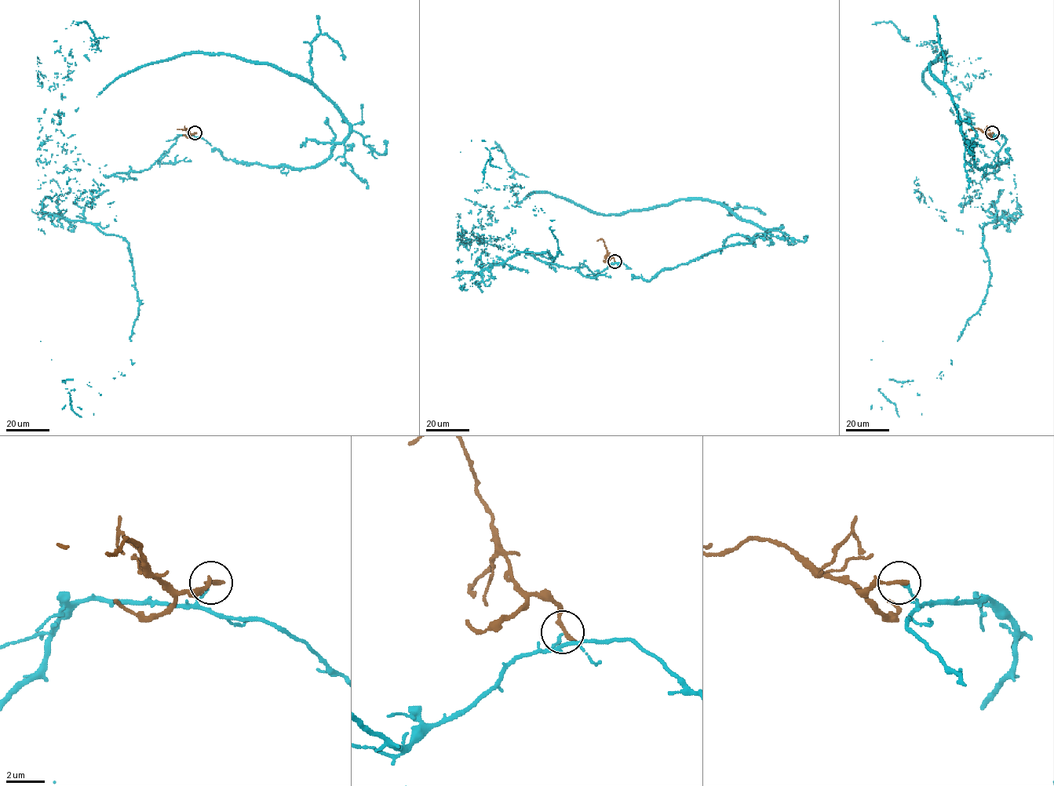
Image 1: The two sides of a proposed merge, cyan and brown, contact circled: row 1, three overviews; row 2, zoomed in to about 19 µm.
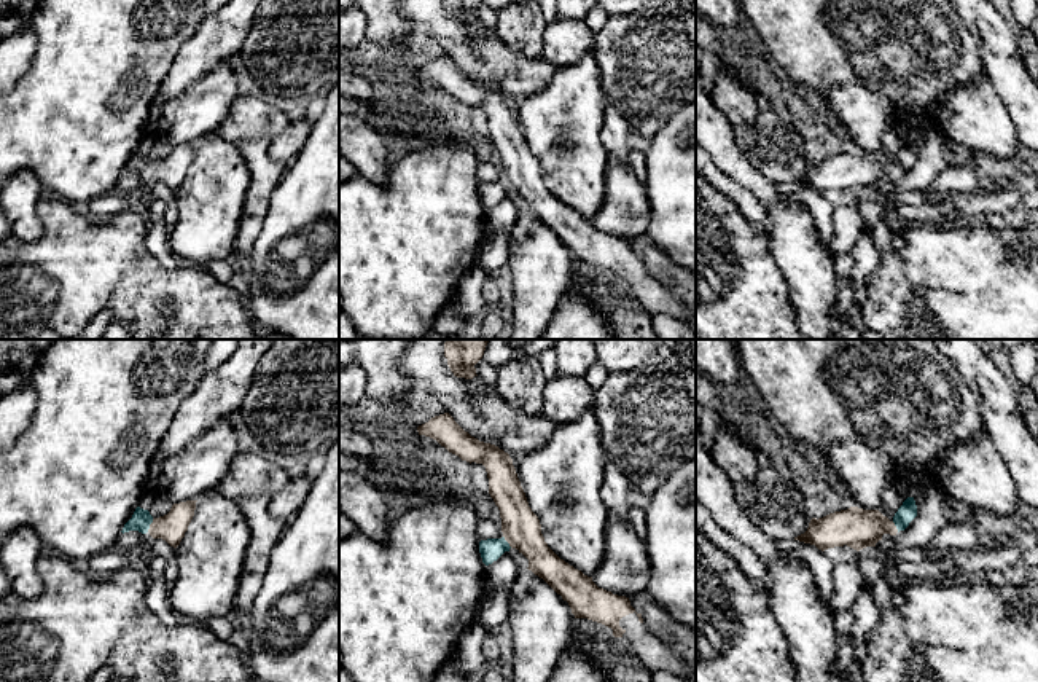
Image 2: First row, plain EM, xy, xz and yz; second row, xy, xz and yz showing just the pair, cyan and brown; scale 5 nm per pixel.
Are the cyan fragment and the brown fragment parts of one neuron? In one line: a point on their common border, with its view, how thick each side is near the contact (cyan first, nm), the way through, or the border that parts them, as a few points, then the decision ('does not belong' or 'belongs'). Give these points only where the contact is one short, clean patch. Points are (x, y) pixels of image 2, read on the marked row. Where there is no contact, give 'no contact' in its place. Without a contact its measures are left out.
meets cyan in xy at (148, 526); 100 nm thick on the cyan side, 140 nm on the other; border along xy (153, 520), (147, 531); does not belong

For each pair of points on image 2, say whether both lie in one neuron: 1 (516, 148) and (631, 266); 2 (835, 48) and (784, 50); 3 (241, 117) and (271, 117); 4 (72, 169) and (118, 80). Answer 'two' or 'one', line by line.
1: one
2: one
3: one
4: one

